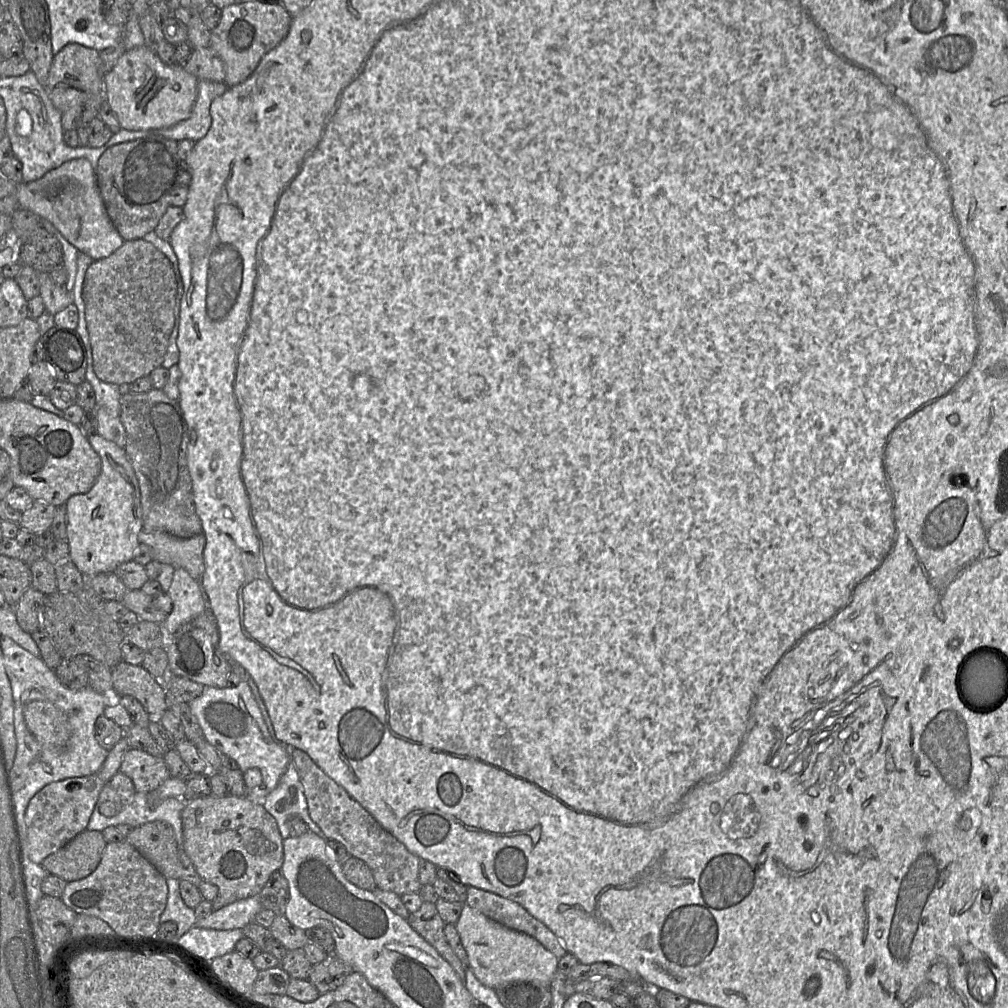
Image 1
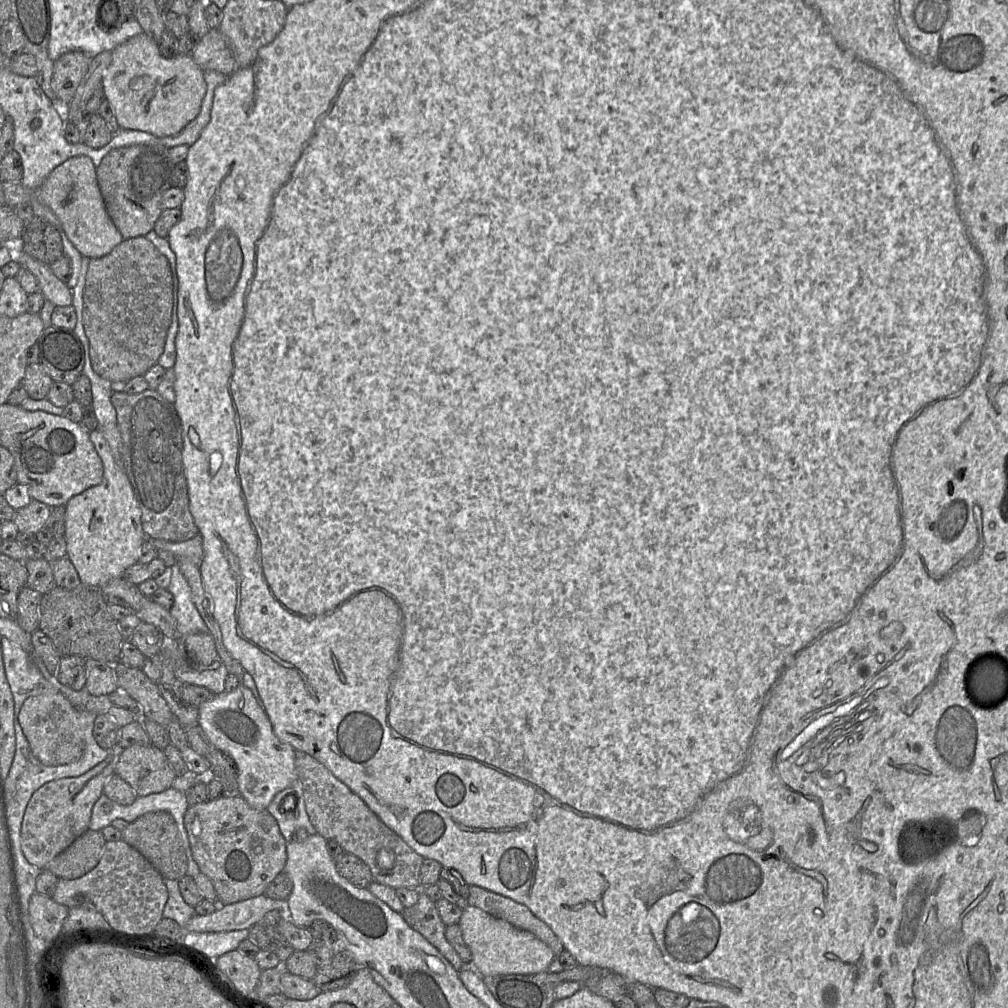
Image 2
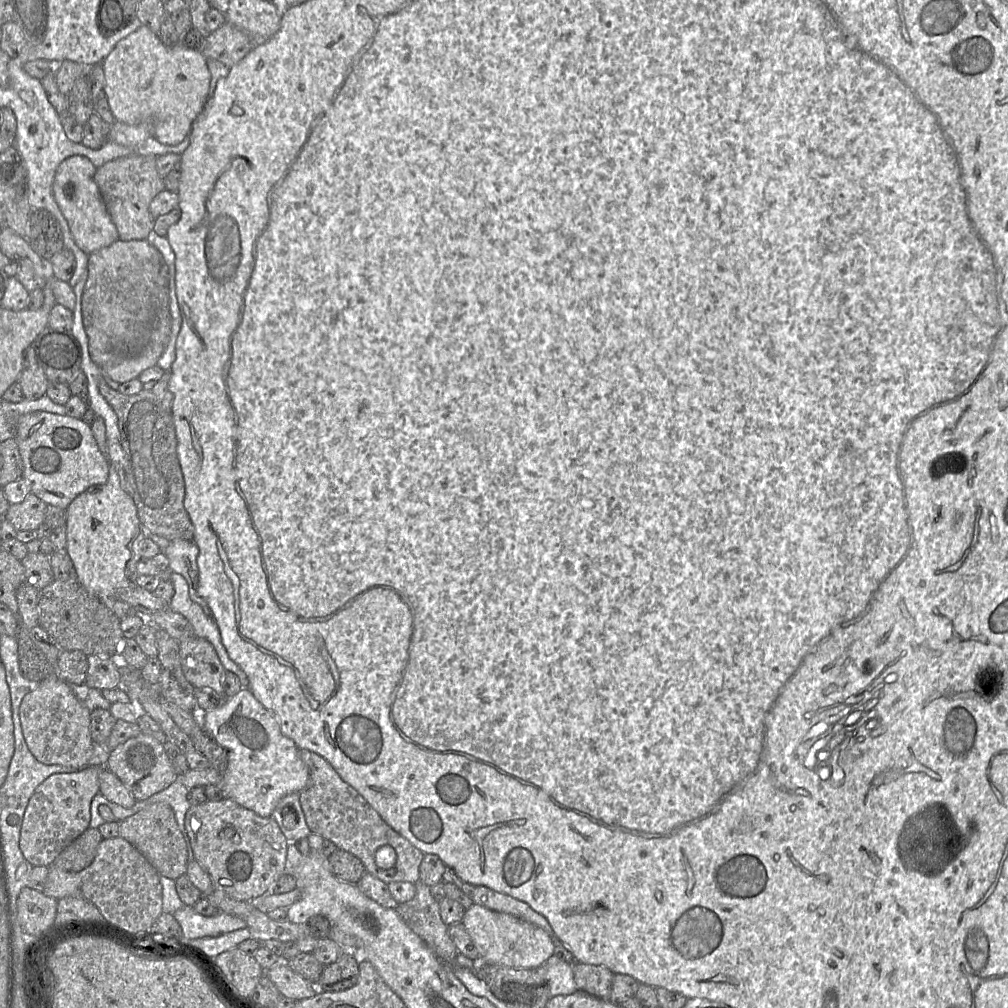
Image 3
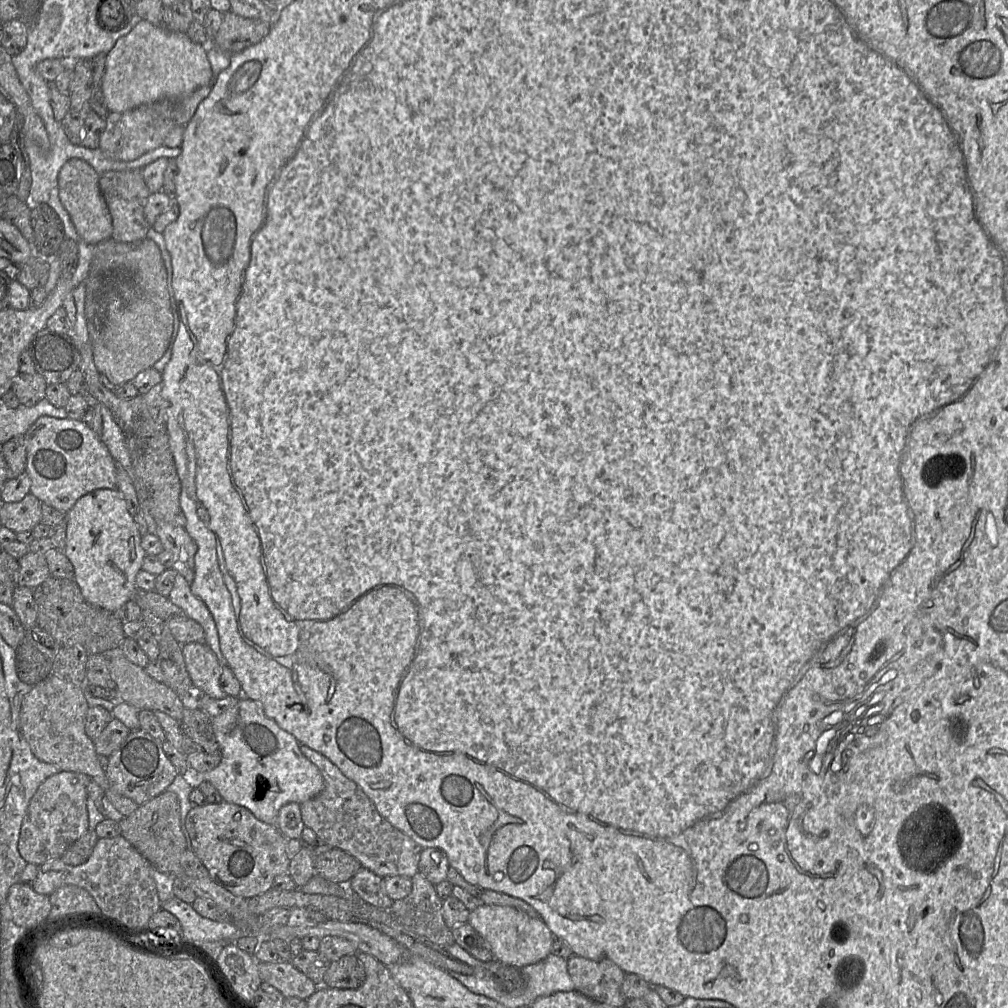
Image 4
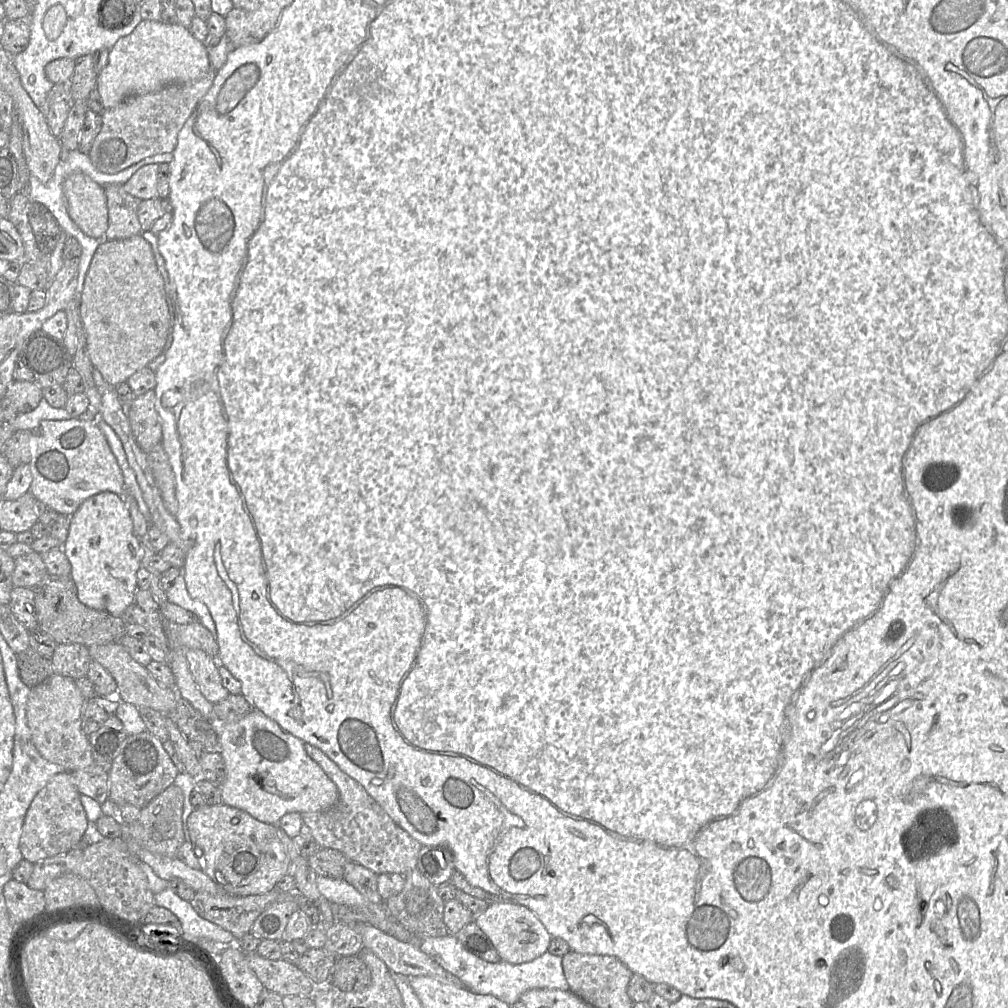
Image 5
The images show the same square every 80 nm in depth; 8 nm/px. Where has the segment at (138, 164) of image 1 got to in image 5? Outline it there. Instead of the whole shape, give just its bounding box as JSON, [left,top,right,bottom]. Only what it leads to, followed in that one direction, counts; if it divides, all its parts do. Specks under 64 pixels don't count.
[104,185,142,240]

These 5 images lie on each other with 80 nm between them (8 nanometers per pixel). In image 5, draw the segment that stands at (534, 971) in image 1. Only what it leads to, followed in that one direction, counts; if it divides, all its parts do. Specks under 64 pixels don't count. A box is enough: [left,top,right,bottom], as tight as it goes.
[474,901,552,964]

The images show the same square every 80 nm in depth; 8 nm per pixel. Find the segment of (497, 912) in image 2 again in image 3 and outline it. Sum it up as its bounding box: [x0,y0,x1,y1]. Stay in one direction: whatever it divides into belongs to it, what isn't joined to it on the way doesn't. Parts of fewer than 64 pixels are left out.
[472,886,553,937]

